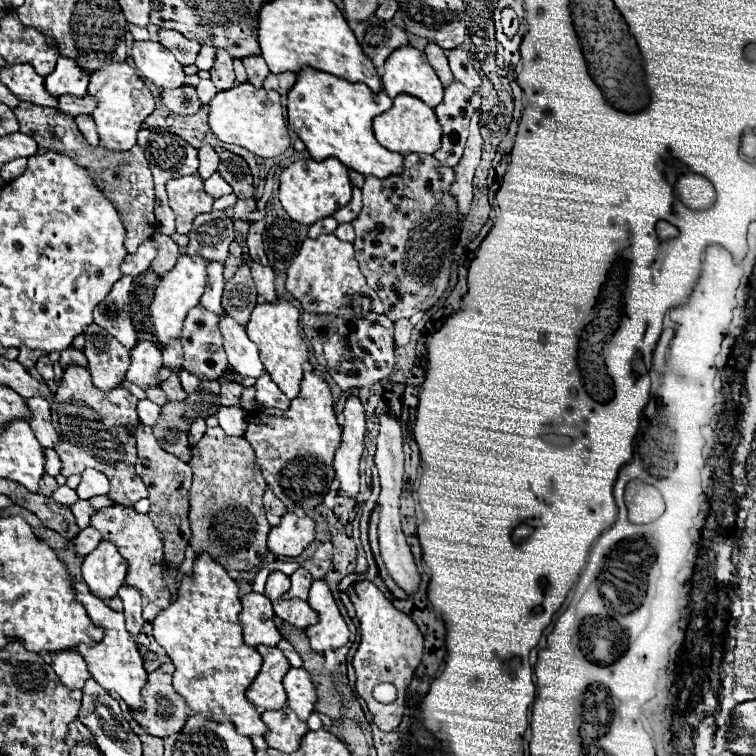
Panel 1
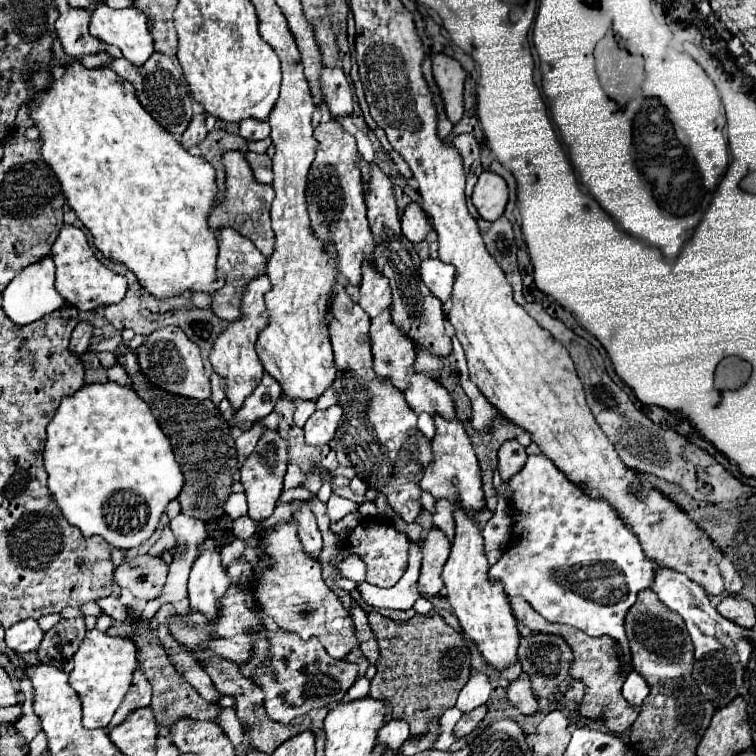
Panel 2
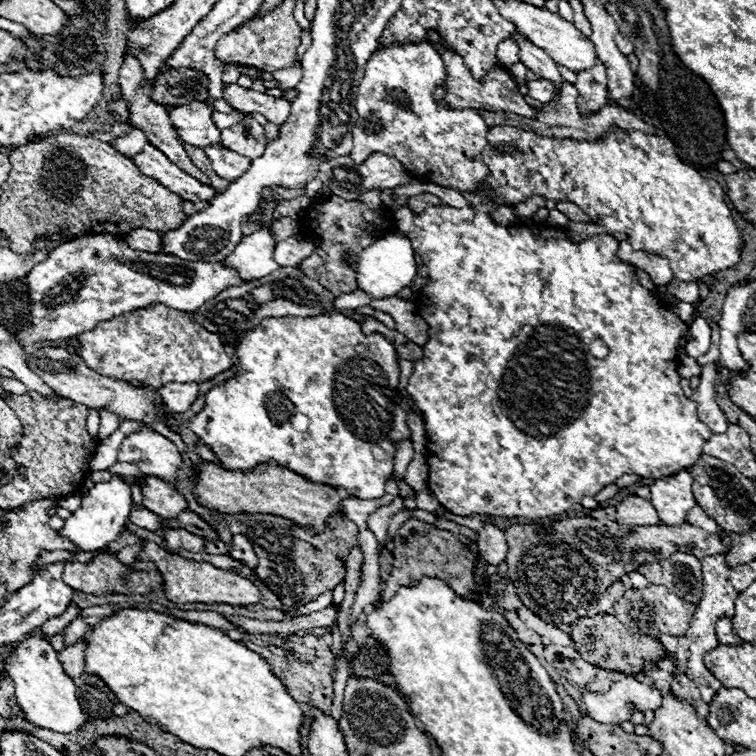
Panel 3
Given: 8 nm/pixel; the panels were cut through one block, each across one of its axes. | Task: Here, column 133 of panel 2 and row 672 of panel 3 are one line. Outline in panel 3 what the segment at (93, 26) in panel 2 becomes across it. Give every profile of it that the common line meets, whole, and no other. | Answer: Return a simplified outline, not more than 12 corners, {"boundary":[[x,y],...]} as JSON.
{"boundary":[[46,638],[14,642],[4,670],[34,726],[88,720]]}

